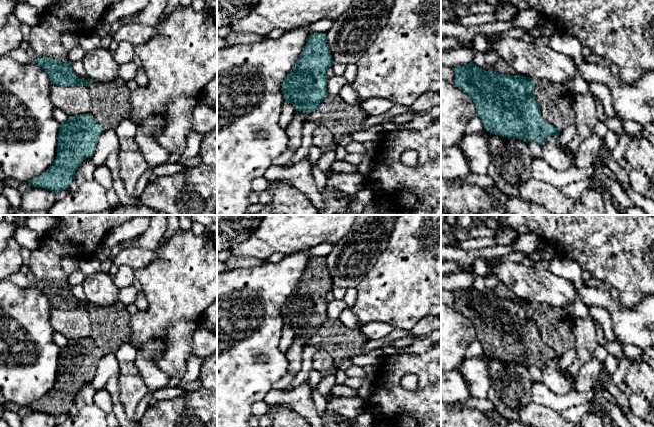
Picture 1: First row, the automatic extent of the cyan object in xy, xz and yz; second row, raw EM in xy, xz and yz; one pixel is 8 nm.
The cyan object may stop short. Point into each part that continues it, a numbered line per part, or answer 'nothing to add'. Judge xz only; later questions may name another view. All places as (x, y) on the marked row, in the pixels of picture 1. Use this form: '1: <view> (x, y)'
1: xz (342, 119)

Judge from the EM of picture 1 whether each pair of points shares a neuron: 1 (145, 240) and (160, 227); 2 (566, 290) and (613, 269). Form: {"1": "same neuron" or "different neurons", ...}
{"1": "same neuron", "2": "different neurons"}

